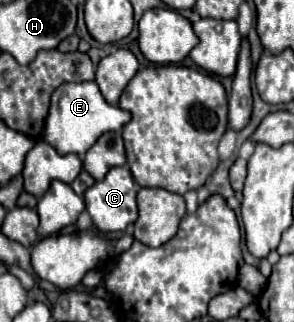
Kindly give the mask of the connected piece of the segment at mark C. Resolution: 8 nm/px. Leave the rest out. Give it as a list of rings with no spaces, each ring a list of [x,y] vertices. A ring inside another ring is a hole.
[[[112,167],[102,181],[96,181],[84,193],[84,203],[90,203],[92,223],[100,231],[124,231],[138,217],[136,207],[138,185],[124,167]]]

